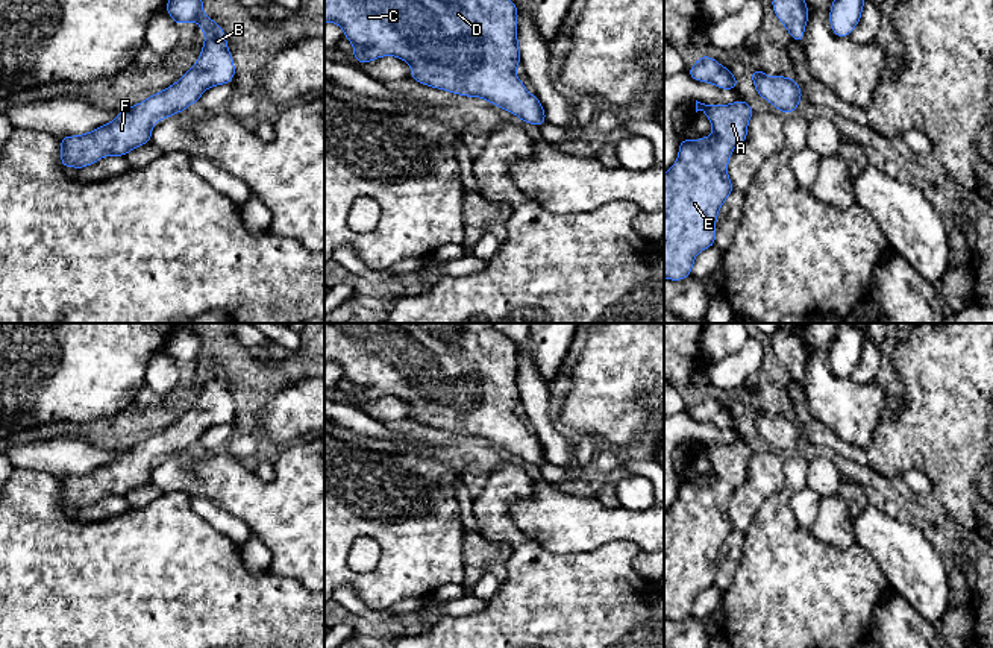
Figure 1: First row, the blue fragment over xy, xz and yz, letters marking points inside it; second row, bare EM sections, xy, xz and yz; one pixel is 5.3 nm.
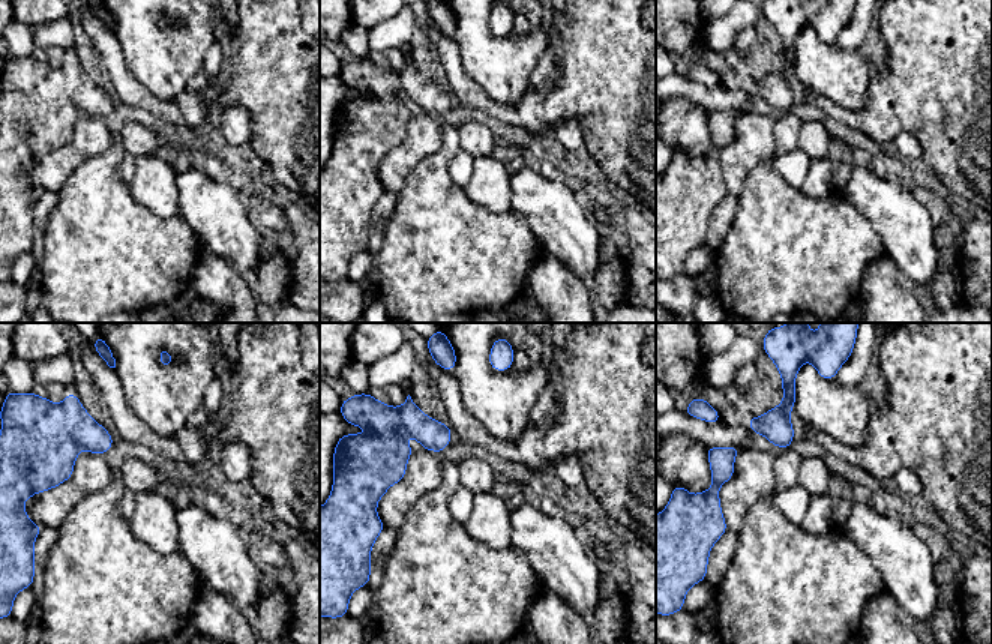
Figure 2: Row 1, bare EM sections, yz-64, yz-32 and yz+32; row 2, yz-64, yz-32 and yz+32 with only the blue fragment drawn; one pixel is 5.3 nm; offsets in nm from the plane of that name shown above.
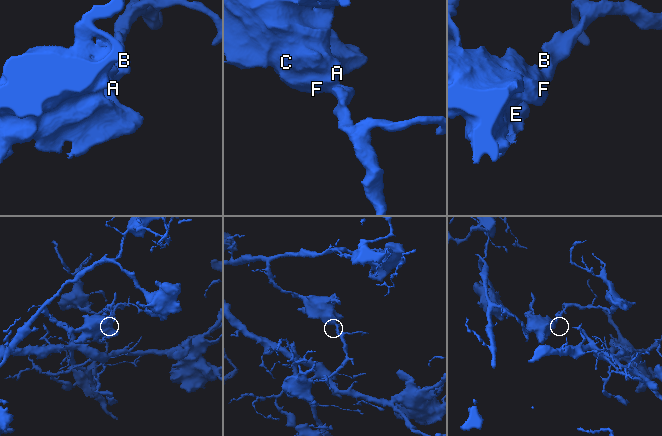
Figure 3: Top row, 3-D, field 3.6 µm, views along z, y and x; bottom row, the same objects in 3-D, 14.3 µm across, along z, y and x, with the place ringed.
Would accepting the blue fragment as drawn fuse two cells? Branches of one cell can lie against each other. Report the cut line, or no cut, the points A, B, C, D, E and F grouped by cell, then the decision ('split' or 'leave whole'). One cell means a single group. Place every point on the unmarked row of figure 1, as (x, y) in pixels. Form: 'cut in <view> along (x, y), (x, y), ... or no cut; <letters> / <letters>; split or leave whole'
no cut; A B C D E F; leave whole

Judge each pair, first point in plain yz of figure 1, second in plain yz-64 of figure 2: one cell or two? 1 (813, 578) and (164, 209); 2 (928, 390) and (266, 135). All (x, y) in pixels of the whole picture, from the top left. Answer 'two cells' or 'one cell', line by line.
1: two cells
2: one cell

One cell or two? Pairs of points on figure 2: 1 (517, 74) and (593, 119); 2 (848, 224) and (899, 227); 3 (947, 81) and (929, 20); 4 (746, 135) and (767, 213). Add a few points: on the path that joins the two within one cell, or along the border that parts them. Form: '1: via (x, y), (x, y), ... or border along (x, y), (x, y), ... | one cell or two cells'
1: border along (529, 89), (515, 105) | two cells
2: border along (848, 198), (871, 225), (886, 252) | two cells
3: via (947, 66), (947, 50), (943, 44), (943, 35) | one cell
4: border along (773, 156), (763, 161), (746, 177), (737, 197) | two cells

